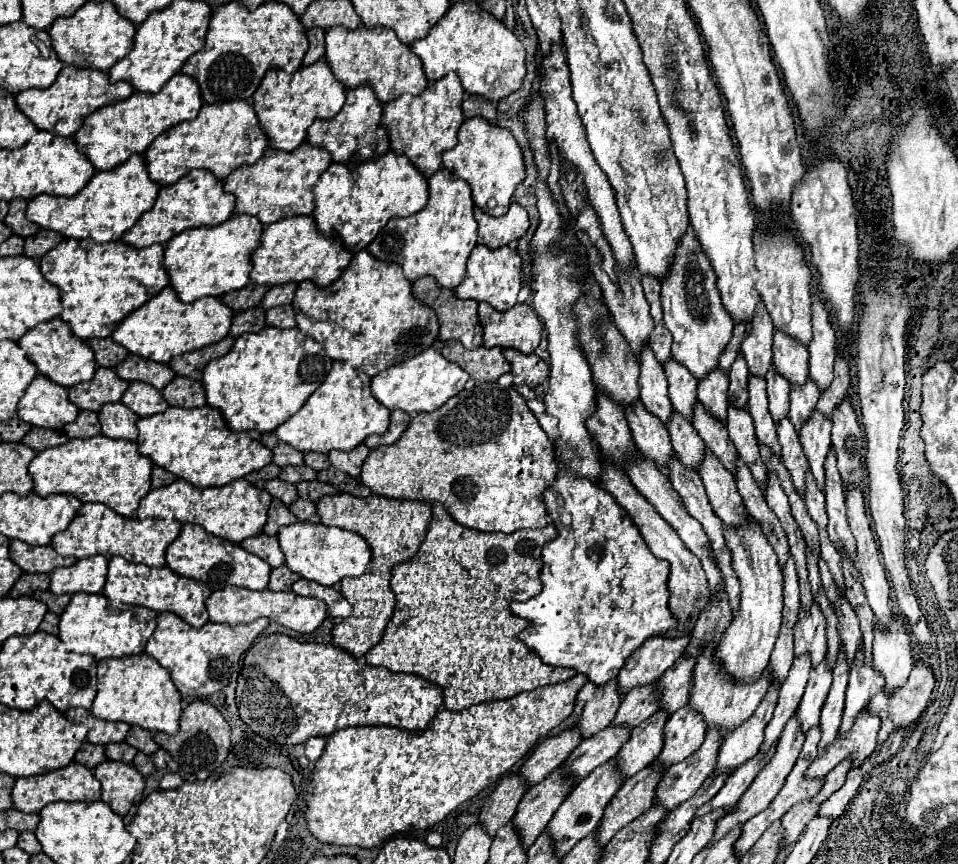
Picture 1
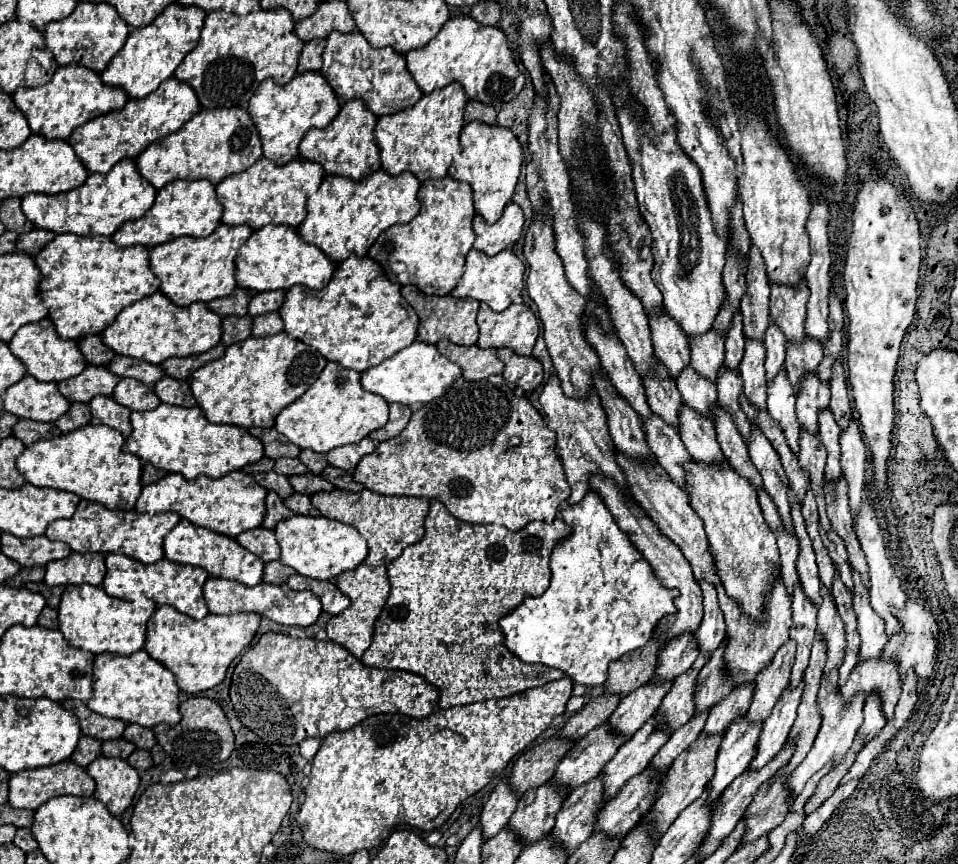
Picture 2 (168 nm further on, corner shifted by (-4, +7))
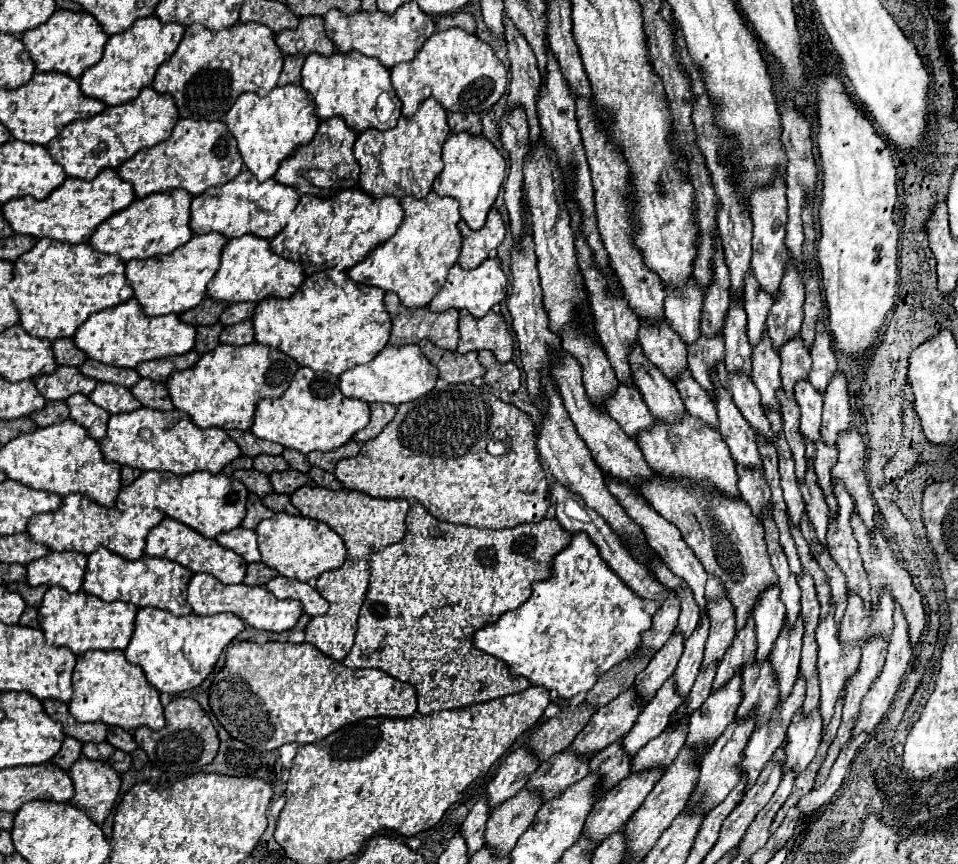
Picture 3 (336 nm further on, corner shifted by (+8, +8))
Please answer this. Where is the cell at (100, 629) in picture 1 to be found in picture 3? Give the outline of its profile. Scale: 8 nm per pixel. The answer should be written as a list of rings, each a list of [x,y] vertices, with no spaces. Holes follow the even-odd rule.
[[[54,586],[44,594],[38,612],[40,628],[34,630],[42,630],[50,644],[68,646],[76,656],[80,656],[88,650],[124,650],[134,632],[134,616],[138,608],[126,602],[102,602],[82,590],[70,594],[64,588]]]

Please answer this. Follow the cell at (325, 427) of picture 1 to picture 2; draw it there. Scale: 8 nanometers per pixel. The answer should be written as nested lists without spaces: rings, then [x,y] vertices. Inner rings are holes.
[[[328,363],[320,379],[316,379],[316,383],[300,399],[280,411],[274,427],[302,449],[328,453],[334,447],[362,441],[370,431],[380,429],[386,423],[388,403],[380,395],[374,395],[362,387],[360,373]]]

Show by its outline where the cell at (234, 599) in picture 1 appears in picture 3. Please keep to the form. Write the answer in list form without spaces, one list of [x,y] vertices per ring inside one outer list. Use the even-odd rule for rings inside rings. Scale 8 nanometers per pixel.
[[[192,574],[188,582],[188,602],[192,606],[192,612],[198,616],[212,616],[220,612],[230,612],[236,614],[242,622],[248,622],[256,630],[268,630],[268,632],[284,632],[290,630],[300,614],[302,614],[302,604],[296,600],[278,600],[272,596],[272,592],[266,590],[266,586],[246,586],[246,584],[236,584],[236,586],[224,586],[210,574]]]

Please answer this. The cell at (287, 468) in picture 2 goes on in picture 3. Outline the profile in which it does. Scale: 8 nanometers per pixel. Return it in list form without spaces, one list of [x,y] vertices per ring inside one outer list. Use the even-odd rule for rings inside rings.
[[[260,454],[254,458],[254,470],[264,472],[264,474],[272,474],[272,472],[282,472],[286,470],[288,464],[282,456],[268,456],[268,454]]]

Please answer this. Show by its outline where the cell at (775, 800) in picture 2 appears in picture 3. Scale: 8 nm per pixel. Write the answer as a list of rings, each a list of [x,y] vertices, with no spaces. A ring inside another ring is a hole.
[[[802,708],[796,710],[786,738],[788,760],[784,764],[784,772],[792,768],[796,774],[800,774],[800,770],[804,770],[812,762],[822,740],[822,728],[824,724],[820,716],[820,708],[812,710],[810,714],[804,714]]]

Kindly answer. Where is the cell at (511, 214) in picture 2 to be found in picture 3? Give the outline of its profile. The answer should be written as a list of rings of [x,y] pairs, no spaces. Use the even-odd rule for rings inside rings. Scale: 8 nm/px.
[[[496,208],[488,212],[486,224],[480,230],[470,230],[468,224],[458,224],[462,234],[462,252],[458,258],[458,264],[464,270],[474,270],[480,262],[484,262],[490,254],[490,250],[496,250],[498,244],[504,240],[506,228]]]

